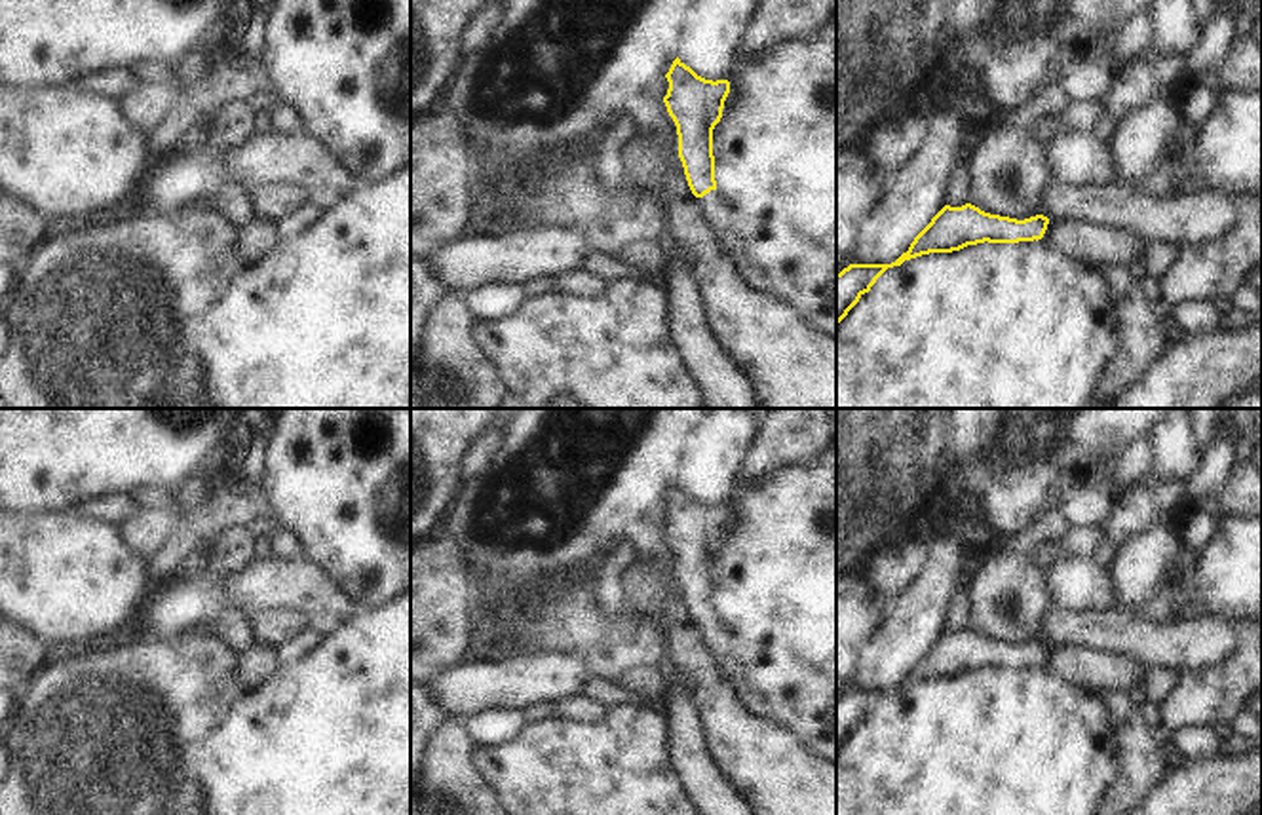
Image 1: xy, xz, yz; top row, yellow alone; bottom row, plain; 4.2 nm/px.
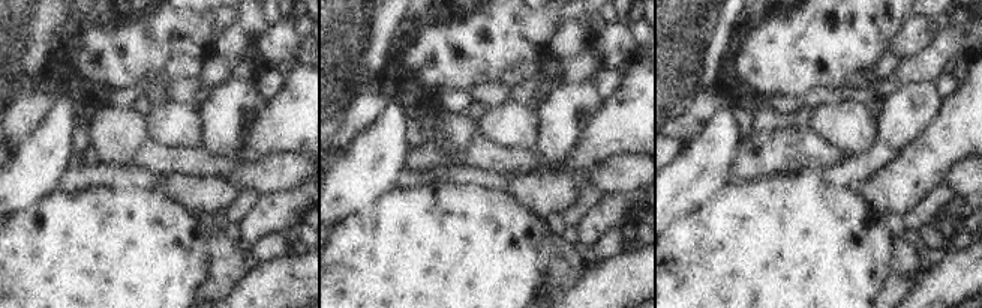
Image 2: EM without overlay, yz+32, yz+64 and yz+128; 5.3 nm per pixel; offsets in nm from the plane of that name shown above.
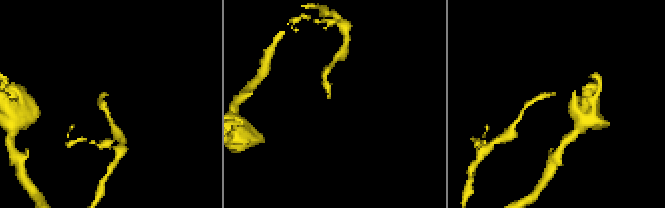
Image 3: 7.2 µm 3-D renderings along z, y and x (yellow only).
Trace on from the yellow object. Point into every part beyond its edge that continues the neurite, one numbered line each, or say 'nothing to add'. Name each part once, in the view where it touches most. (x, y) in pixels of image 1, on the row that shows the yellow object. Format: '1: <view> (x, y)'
1: xz (719, 209)

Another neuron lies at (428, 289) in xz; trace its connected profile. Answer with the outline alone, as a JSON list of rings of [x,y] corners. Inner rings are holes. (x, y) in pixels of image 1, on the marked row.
[[[411,253],[411,408],[430,408],[420,386],[420,353],[428,321],[450,293],[431,262]]]

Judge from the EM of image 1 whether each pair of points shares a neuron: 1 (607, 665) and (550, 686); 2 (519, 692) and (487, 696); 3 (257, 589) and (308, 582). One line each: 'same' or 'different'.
1: different
2: same
3: same

